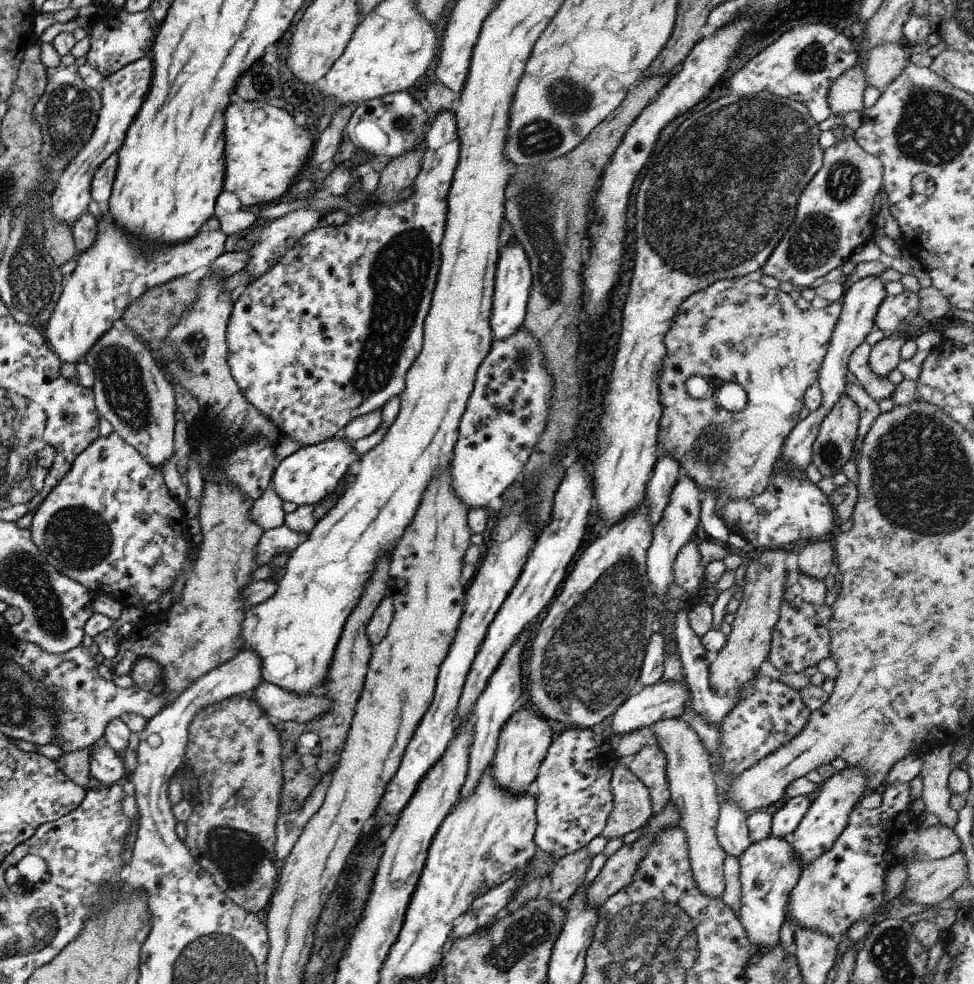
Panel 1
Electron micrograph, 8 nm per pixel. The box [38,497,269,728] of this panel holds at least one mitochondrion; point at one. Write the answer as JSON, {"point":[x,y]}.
{"point":[72,536]}

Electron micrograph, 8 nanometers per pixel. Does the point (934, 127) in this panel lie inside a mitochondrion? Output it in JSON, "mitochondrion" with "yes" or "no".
{"mitochondrion":"yes"}

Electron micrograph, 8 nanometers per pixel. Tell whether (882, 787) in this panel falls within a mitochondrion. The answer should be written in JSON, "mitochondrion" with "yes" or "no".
{"mitochondrion":"no"}

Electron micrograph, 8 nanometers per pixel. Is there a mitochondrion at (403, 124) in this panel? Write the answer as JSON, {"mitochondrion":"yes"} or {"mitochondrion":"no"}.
{"mitochondrion":"yes"}

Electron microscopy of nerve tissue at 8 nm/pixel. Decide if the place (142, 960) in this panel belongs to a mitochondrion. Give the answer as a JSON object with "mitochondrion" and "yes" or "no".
{"mitochondrion":"no"}

